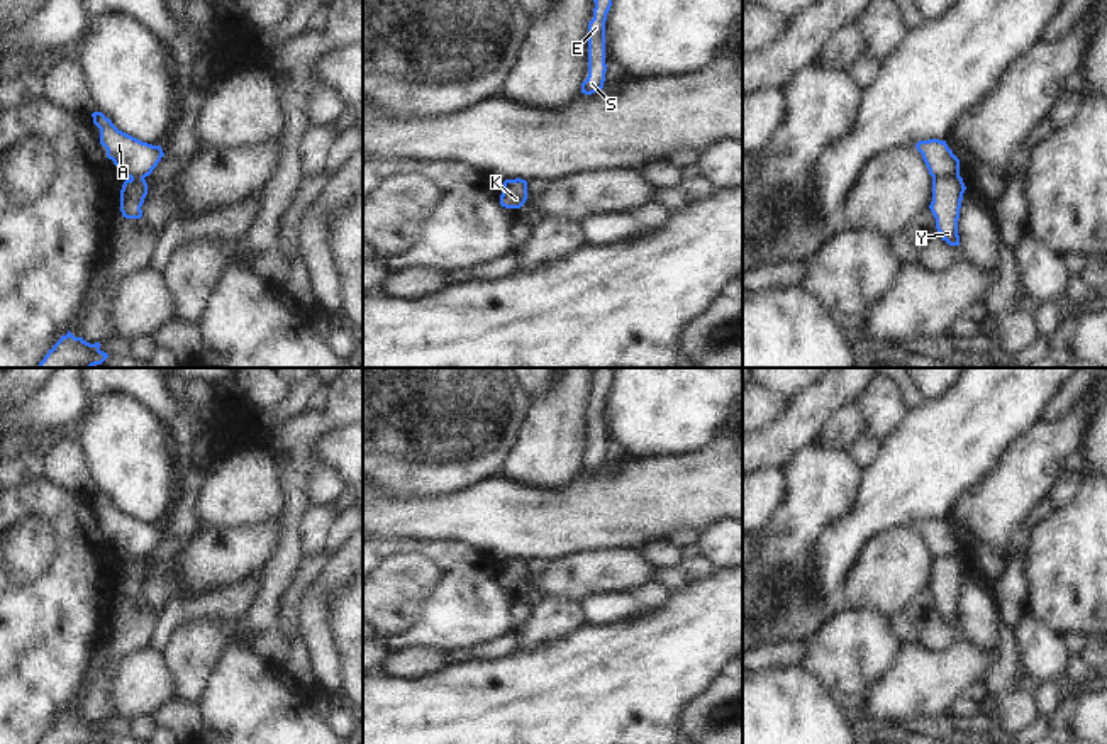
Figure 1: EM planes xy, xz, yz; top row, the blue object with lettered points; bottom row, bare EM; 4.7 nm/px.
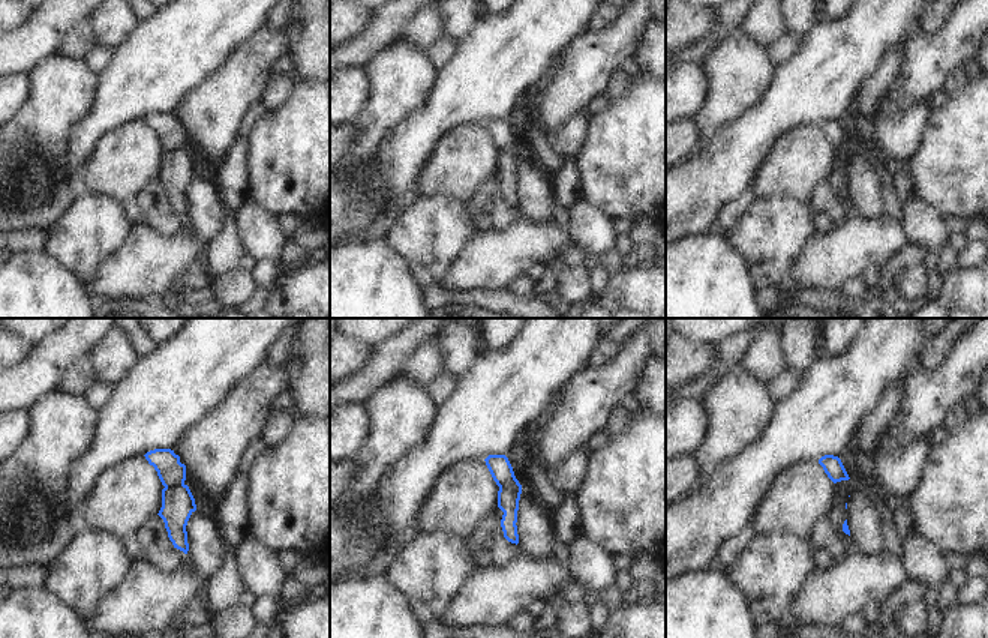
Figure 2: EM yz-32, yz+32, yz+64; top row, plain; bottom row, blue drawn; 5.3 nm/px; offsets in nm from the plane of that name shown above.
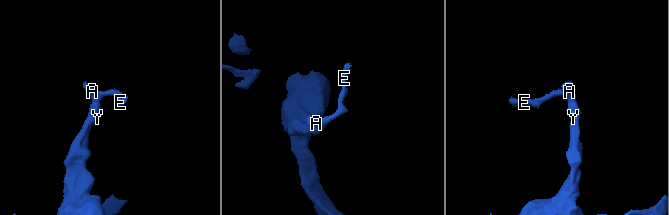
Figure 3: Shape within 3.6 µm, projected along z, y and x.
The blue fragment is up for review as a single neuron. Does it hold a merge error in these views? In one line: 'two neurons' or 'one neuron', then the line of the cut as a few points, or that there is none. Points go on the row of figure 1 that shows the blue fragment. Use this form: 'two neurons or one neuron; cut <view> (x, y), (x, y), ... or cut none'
two neurons; cut yz (958, 175), (941, 175), (933, 180)

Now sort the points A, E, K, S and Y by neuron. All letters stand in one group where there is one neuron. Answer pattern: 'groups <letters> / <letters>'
groups A E S / K Y

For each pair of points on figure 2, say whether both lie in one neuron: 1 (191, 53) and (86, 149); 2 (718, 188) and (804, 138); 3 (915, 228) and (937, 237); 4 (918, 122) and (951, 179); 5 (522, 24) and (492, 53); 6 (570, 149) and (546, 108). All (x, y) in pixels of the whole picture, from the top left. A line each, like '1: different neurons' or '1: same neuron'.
1: same neuron
2: different neurons
3: same neuron
4: different neurons
5: same neuron
6: different neurons

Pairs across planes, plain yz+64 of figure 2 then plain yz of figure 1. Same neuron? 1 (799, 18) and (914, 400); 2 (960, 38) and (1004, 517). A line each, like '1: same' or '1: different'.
1: different
2: same

